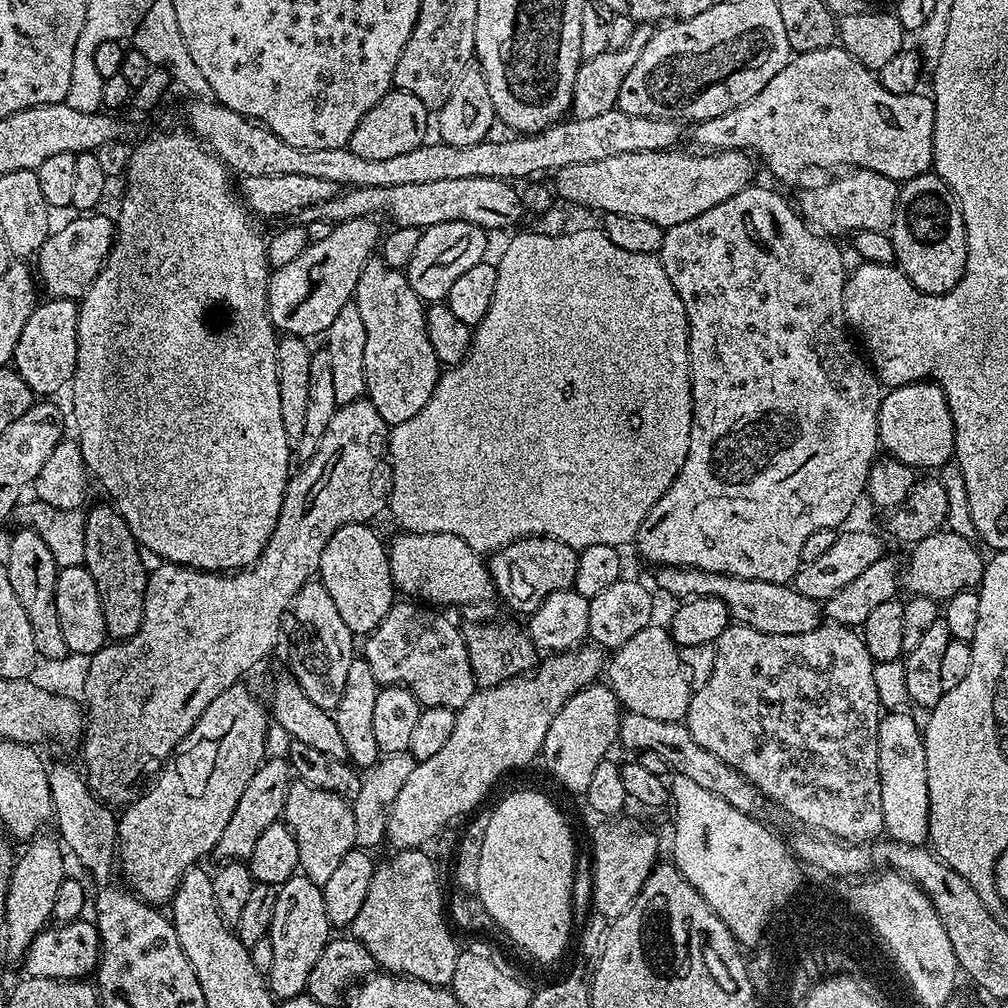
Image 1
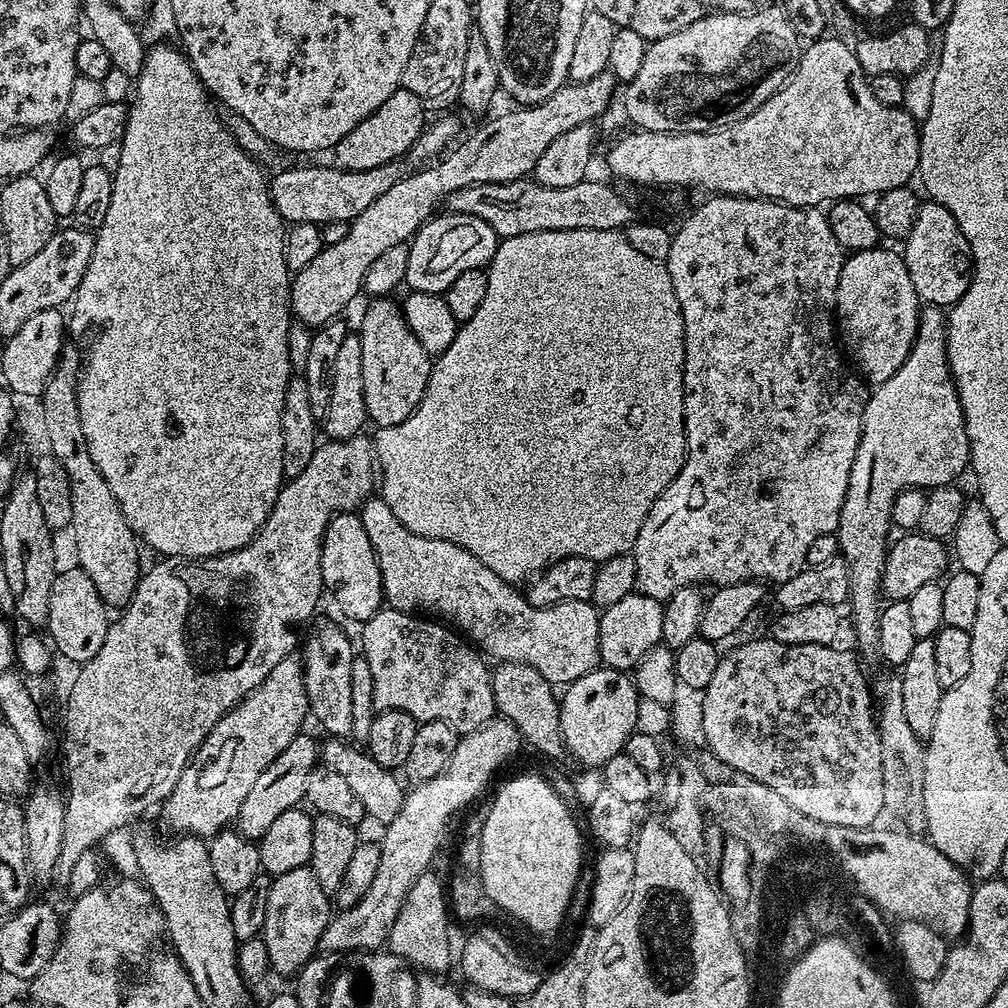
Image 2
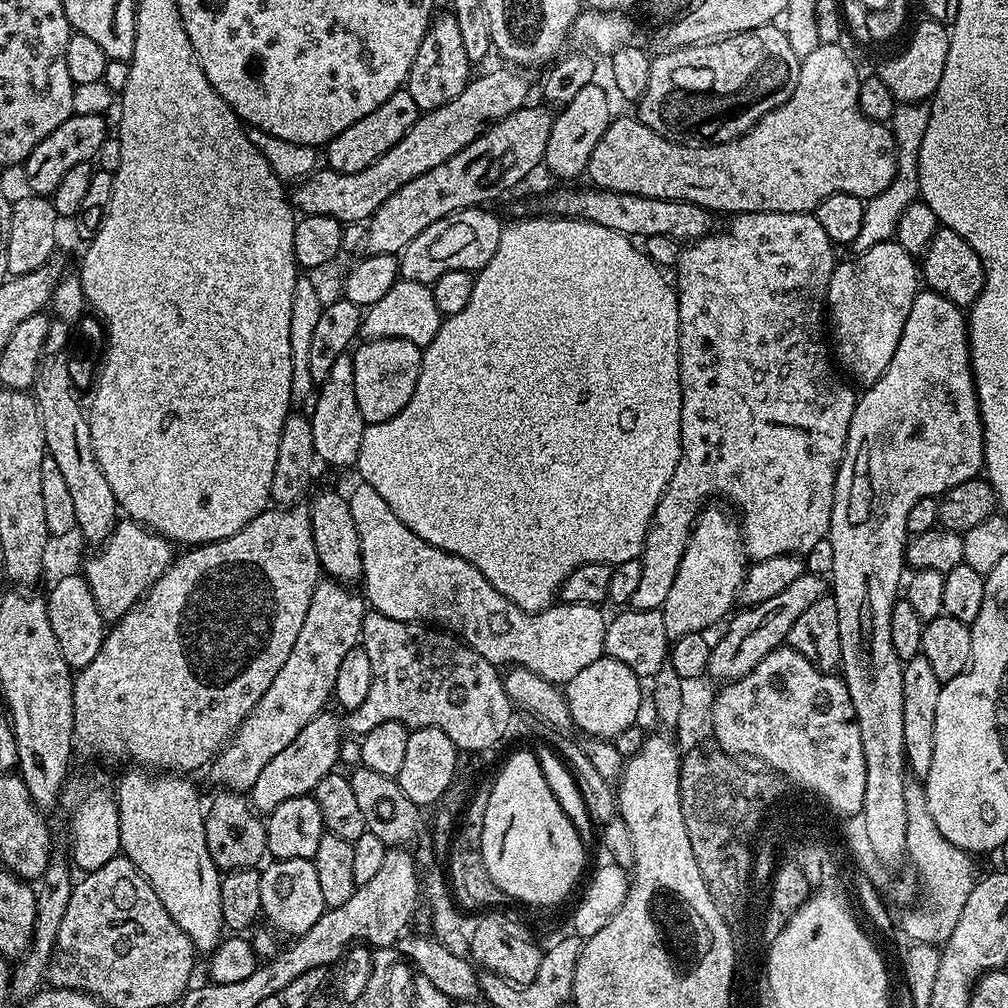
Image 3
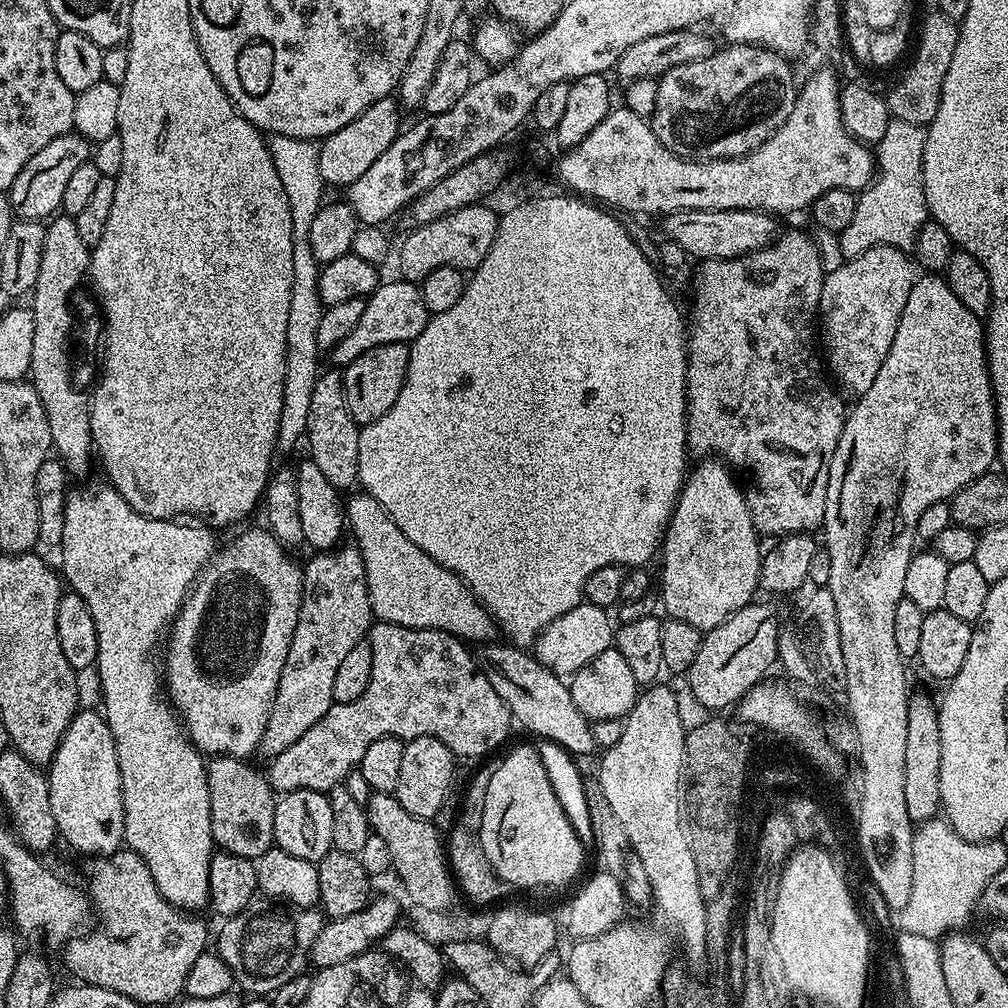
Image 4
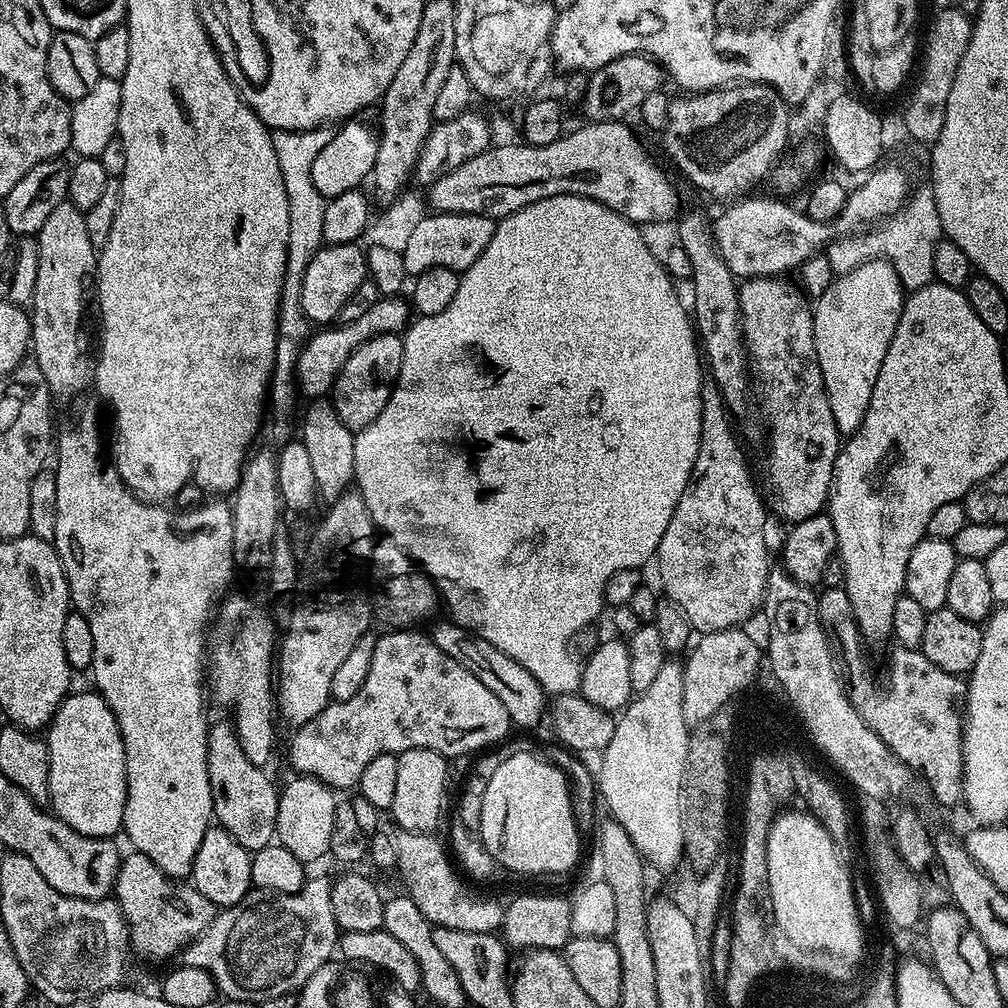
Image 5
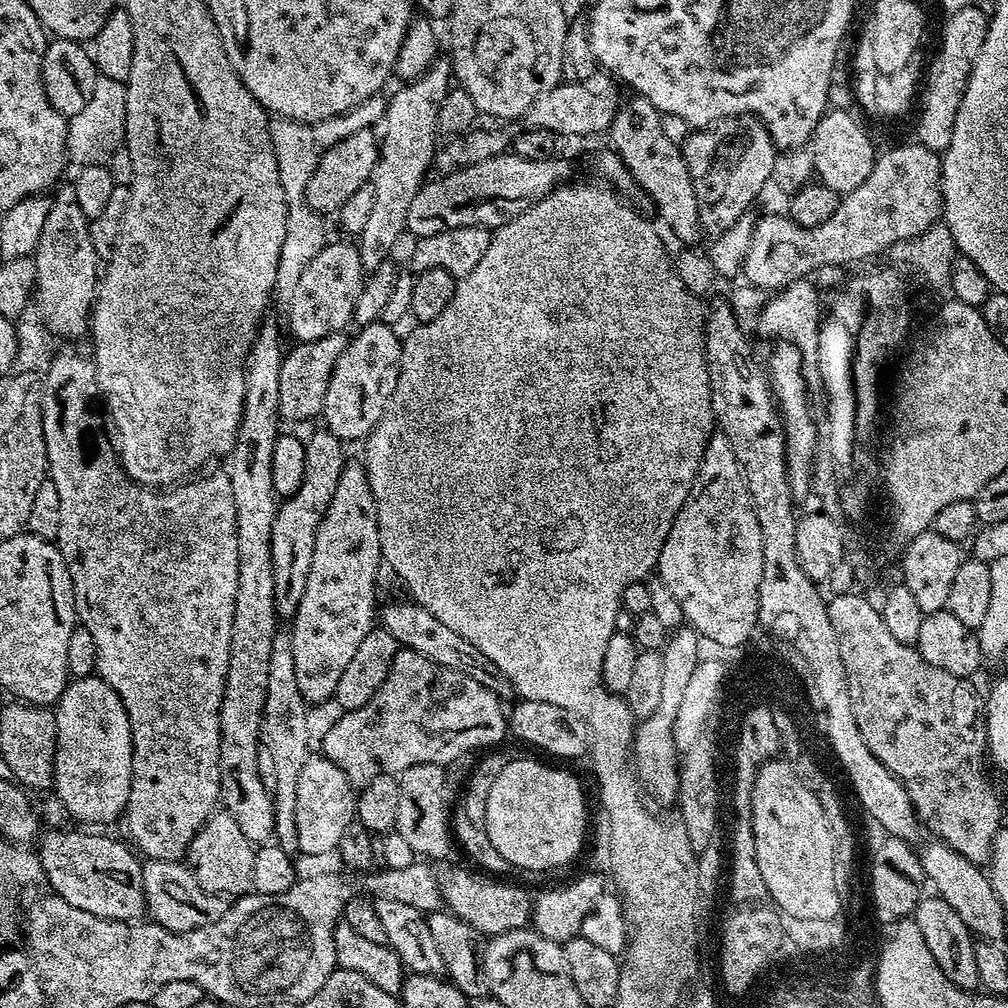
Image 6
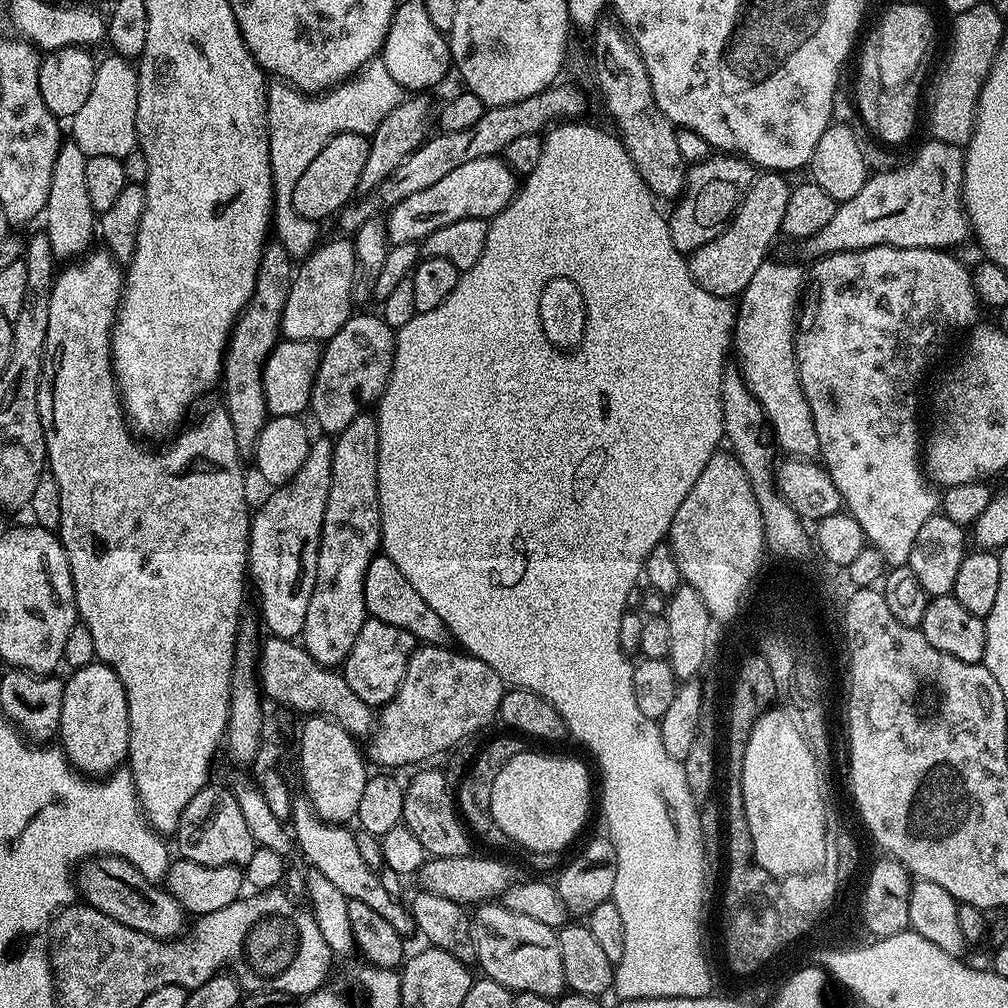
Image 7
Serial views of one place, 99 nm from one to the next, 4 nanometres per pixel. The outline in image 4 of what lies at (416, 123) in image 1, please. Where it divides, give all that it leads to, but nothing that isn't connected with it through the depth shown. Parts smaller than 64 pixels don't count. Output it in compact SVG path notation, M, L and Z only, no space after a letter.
M387 96L374 102L374 106L366 106L366 110L362 110L354 122L346 122L342 130L324 137L318 154L318 170L325 185L347 186L362 178L362 174L366 174L366 170L370 170L370 166L374 166L374 162L386 154L386 150L400 135L400 112L402 113L402 105L399 99Z

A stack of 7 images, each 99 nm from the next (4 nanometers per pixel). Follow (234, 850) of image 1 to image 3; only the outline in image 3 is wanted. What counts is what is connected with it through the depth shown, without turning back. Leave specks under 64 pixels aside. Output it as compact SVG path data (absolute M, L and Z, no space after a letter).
M331 710L319 712L306 727L298 730L298 738L279 754L270 758L269 764L258 774L258 782L250 789L250 803L257 812L273 812L286 798L298 798L315 793L318 782L337 767L340 758L340 743L346 739L344 724Z

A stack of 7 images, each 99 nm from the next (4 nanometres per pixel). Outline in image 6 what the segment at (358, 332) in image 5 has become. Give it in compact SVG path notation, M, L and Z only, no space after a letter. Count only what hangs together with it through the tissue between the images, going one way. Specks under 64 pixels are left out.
M335 332L326 334L326 338L293 343L285 351L278 374L278 406L281 421L308 420L311 416L319 417L323 413L326 386L330 382L330 374L334 374L334 365L338 363L338 358L342 358L345 343L345 333Z

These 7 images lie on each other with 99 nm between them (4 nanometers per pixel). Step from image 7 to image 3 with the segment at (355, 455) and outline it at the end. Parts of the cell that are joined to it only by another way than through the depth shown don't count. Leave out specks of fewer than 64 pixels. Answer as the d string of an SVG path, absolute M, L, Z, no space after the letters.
M322 578L318 586L314 586L314 598L310 598L310 610L306 610L306 622L302 622L302 630L298 630L298 639L294 642L294 650L290 650L290 658L282 662L282 670L278 670L274 682L270 682L270 690L262 694L258 706L254 706L252 713L240 723L232 739L217 752L210 765L212 776L220 783L221 789L241 794L252 789L254 782L258 782L258 774L262 774L270 758L286 750L286 746L290 746L290 742L298 738L298 730L304 729L306 722L325 711L327 704L324 703L333 699L332 687L338 674L338 666L342 666L342 658L346 658L346 654L360 644L360 631L366 615L365 597L359 591L351 592L348 588L351 587L347 583L331 578Z

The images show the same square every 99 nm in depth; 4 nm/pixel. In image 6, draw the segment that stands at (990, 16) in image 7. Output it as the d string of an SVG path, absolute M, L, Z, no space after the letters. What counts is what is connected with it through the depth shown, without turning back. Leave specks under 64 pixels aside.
M975 3L962 6L962 10L954 10L943 17L945 20L940 28L940 49L937 50L932 65L927 65L926 75L922 80L922 95L918 100L920 113L916 116L915 139L932 152L942 154L946 146L950 146L954 118L958 114L958 106L970 78L974 58L978 58L978 50L982 50L982 42L986 42L988 17L982 14L982 10Z

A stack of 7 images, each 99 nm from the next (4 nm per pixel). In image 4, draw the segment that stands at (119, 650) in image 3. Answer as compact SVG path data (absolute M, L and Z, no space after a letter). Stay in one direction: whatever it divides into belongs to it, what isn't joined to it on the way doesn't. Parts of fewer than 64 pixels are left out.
M260 526L260 528L252 528L249 532L244 532L241 536L236 536L232 541L229 542L228 545L221 547L219 551L217 551L216 555L212 557L211 560L205 564L204 569L200 571L200 575L196 577L195 584L192 585L192 590L189 592L188 597L184 599L184 604L180 607L180 612L177 614L176 619L172 621L170 625L170 631L166 636L166 644L168 640L168 653L165 654L164 660L162 659L162 676L166 681L166 692L170 697L171 703L174 705L182 723L184 726L185 733L189 740L192 741L192 745L195 748L199 748L201 753L208 754L213 751L212 748L212 732L220 732L220 748L219 751L226 756L233 756L234 758L238 758L239 760L243 760L245 758L251 757L251 752L255 753L260 746L260 739L262 738L262 734L266 730L266 722L270 718L270 710L272 709L272 699L276 697L276 687L278 686L278 682L280 681L280 675L282 674L282 666L286 666L286 654L290 650L290 642L292 641L292 635L294 634L294 626L298 626L298 618L300 617L300 607L302 606L302 602L304 601L304 570L303 567L298 563L295 564L292 561L293 553L289 551L289 549L285 548L283 544L280 543L279 540L276 540L272 533L268 531L267 527Z

